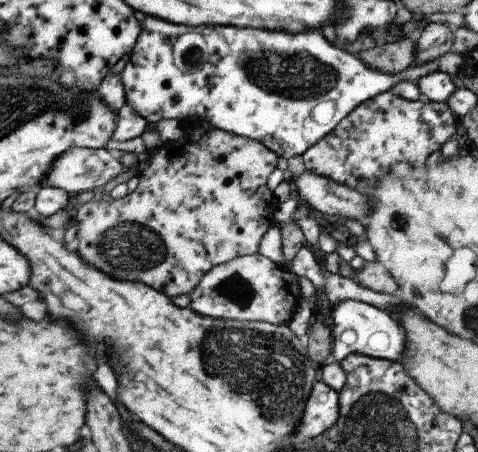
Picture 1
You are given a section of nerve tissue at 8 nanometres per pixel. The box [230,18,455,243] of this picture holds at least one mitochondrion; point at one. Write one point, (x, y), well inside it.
(292, 77)

